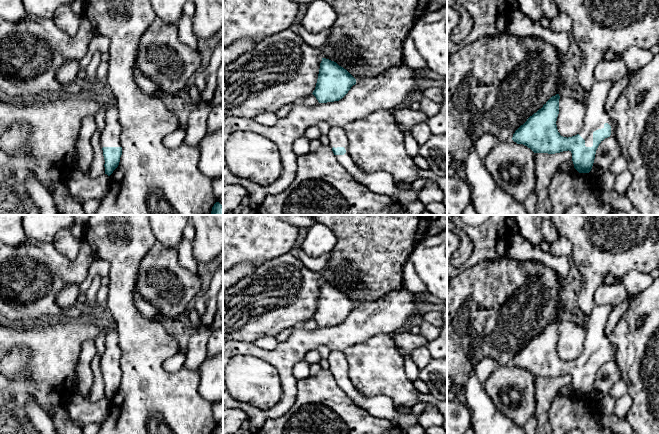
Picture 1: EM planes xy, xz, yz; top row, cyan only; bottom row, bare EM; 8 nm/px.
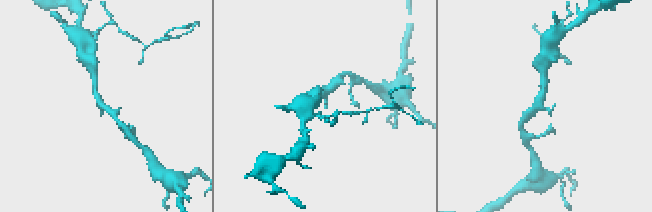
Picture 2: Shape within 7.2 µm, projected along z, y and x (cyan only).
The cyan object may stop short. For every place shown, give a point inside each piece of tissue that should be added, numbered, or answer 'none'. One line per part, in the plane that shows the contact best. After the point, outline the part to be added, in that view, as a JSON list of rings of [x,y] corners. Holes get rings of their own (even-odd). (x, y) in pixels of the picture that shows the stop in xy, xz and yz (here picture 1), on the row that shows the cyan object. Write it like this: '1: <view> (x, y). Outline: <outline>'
1: yz (596, 116). Outline: [[[597,81],[588,95],[586,119],[578,133],[585,140],[586,147],[593,146],[593,132],[604,128],[605,123],[611,126],[610,137],[614,137],[615,124],[605,110],[605,102],[613,84],[611,81]]]

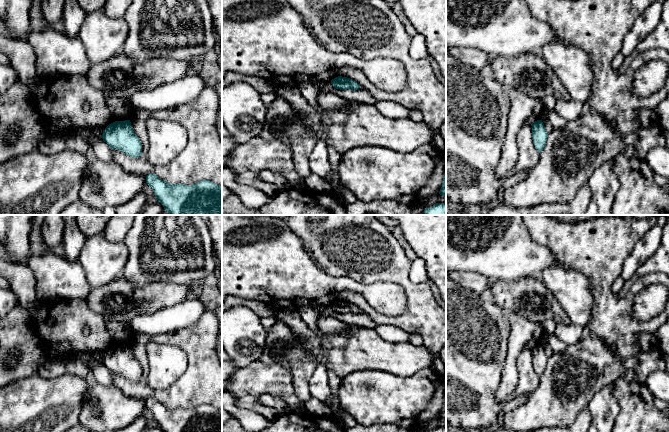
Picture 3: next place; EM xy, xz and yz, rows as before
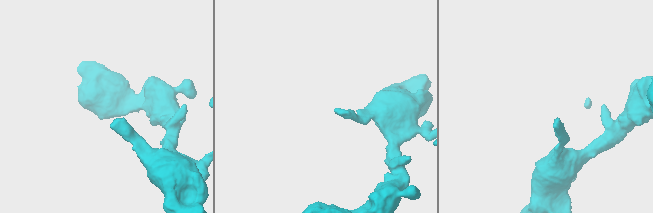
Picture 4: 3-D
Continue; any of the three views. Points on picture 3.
none

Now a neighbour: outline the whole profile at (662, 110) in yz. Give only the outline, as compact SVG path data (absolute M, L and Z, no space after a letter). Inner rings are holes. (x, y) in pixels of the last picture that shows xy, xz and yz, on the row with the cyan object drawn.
M669 93L656 107L654 112L656 114L657 125L659 125L665 133L669 133Z

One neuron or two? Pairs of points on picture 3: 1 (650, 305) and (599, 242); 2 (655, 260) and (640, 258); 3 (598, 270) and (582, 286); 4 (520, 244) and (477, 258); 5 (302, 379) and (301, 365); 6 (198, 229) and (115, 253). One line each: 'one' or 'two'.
1: two
2: two
3: two
4: one
5: one
6: two

